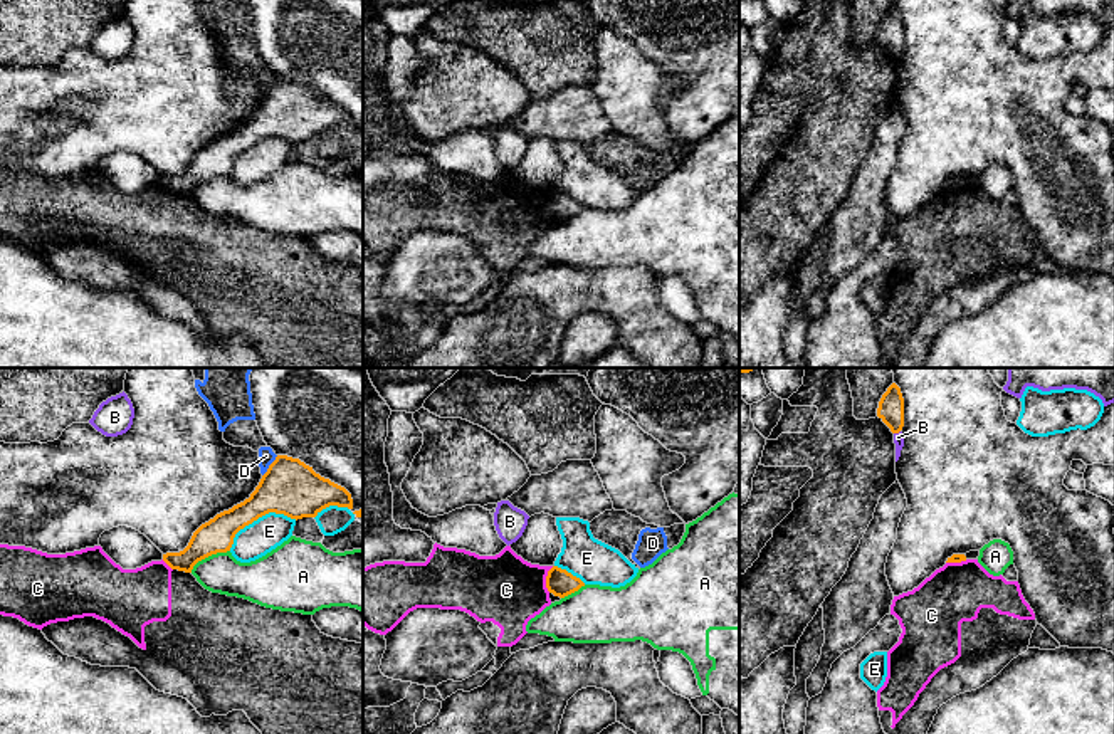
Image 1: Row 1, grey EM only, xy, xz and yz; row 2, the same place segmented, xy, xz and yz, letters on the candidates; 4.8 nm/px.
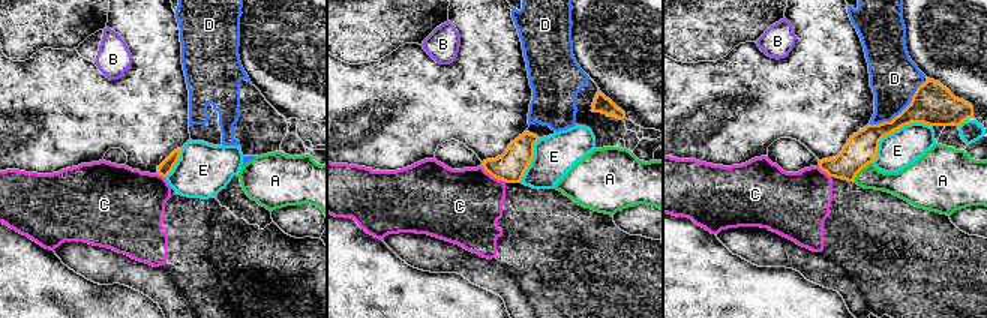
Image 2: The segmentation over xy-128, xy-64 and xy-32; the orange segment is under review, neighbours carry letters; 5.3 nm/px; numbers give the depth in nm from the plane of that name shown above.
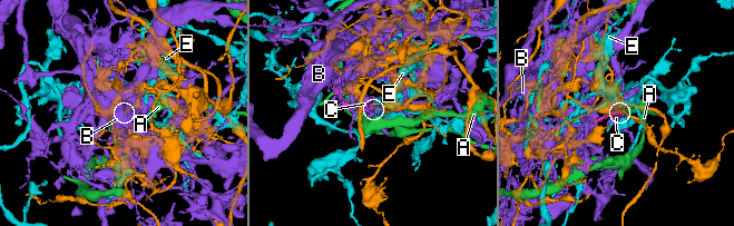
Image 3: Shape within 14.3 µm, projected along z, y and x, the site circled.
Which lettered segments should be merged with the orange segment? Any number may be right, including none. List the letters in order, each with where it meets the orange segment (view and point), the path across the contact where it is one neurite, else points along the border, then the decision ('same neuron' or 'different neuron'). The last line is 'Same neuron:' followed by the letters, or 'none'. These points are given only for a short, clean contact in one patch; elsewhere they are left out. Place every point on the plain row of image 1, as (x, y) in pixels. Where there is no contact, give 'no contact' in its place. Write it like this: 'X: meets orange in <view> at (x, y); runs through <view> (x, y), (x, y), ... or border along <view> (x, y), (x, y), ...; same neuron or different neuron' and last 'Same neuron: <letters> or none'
A: meets orange in xy at (209, 178); different neuron
B: meets orange in yz at (896, 56); different neuron
C: meets orange in xz at (546, 204); border along xz (553, 190), (546, 200), (548, 215); different neuron
D: meets orange in xy at (269, 89); different neuron
E: meets orange in xy at (257, 141); different neuron
Same neuron: none

